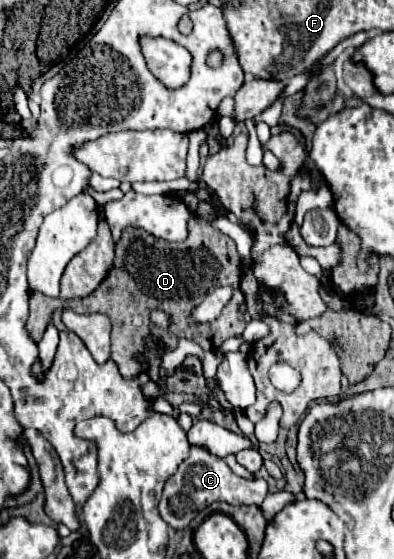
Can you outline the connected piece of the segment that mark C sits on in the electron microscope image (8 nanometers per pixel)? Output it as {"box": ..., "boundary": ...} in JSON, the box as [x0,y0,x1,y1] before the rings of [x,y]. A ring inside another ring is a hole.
{"box":[160,445,268,529],"boundary":[[[200,445],[190,447],[190,455],[178,465],[178,471],[166,481],[162,499],[160,499],[160,515],[172,529],[184,529],[194,519],[196,511],[224,501],[230,505],[260,505],[266,497],[268,485],[264,479],[244,479],[232,473],[222,457],[212,455],[208,449]]]}

